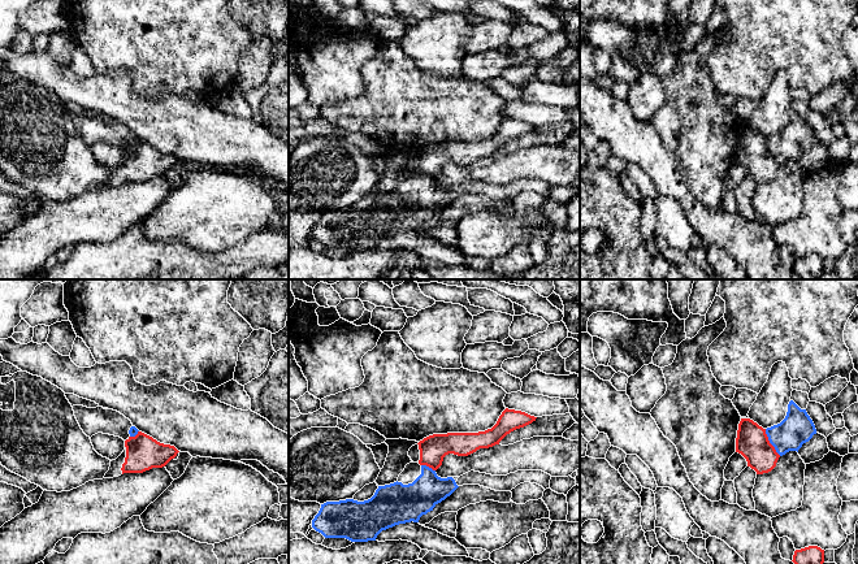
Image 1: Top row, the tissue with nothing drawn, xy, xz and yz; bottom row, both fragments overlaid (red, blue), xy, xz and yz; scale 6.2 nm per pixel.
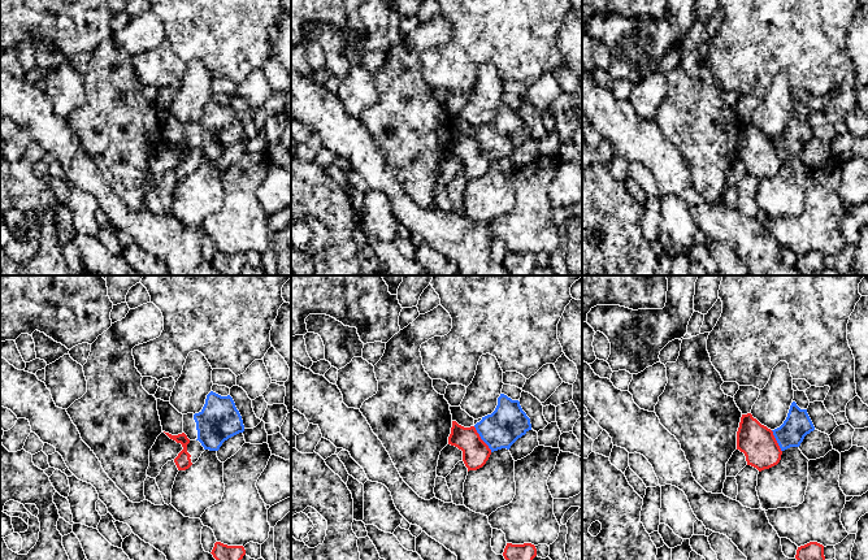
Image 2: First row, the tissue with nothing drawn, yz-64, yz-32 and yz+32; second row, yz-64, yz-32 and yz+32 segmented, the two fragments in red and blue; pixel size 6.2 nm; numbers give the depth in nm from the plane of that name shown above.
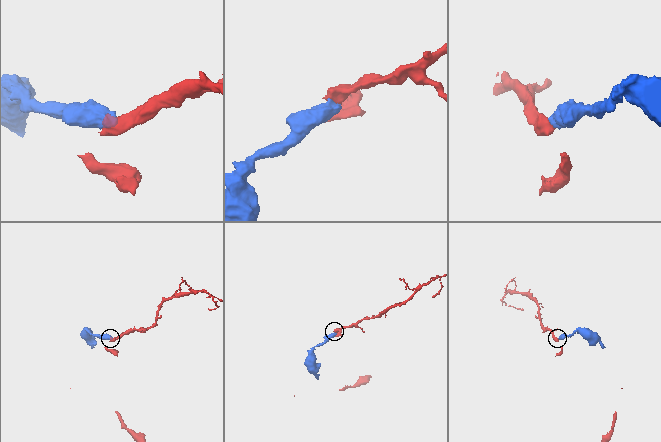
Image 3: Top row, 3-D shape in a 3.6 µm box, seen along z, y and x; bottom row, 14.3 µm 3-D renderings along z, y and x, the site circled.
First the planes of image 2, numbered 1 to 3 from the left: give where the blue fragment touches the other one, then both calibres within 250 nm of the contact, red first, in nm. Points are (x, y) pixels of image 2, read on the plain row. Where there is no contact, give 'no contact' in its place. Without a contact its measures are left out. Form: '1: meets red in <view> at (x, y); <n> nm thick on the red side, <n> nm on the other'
1: no contact
2: meets red in yz-32 at (481, 148); 170 nm thick on the red side, 240 nm on the other
3: meets red in yz+32 at (776, 150); 220 nm thick on the red side, 160 nm on the other

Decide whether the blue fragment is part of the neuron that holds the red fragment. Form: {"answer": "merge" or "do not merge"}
{"answer": "do not merge"}

